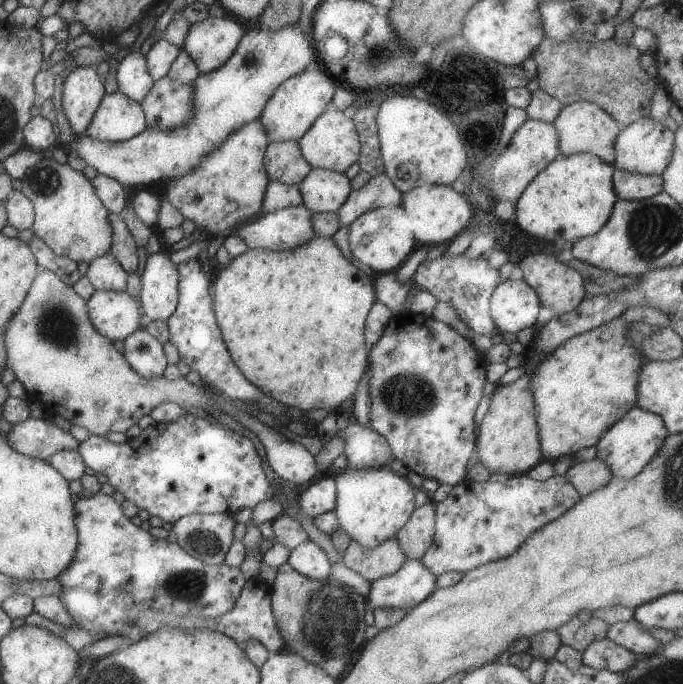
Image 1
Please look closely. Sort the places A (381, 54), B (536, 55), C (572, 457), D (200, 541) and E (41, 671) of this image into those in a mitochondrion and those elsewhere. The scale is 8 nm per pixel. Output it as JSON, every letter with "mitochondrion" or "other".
{"A":"mitochondrion","B":"other","C":"other","D":"mitochondrion","E":"other"}

